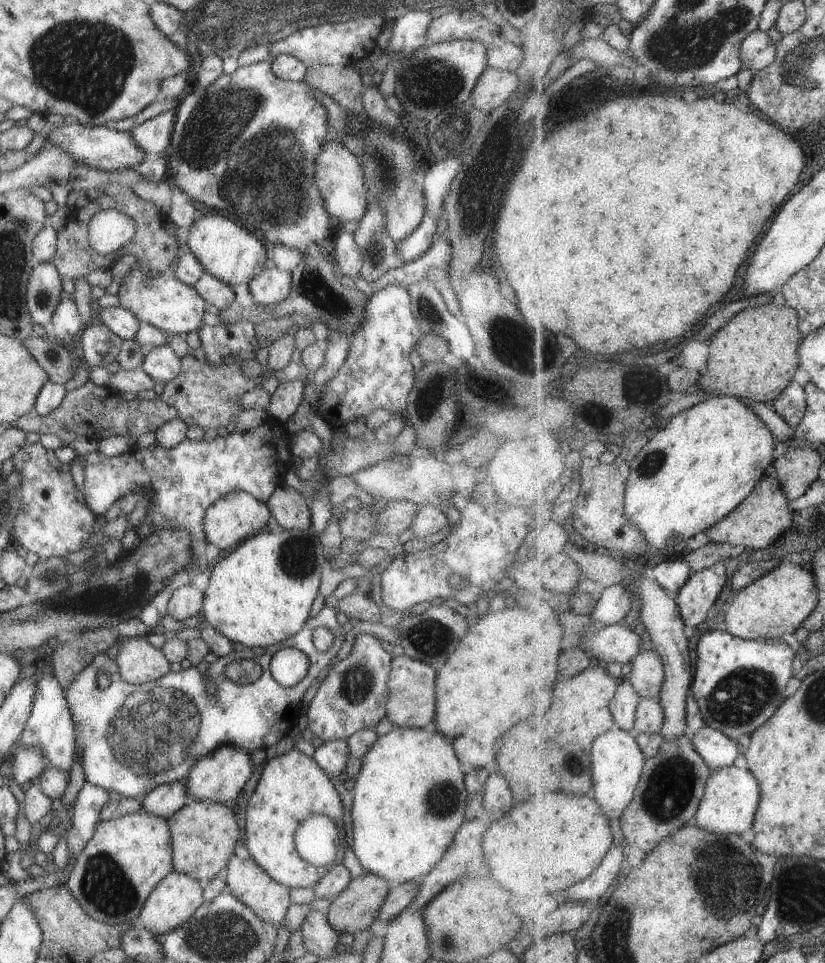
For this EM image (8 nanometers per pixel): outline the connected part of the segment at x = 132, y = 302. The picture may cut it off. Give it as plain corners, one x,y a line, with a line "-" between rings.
132,267
113,287
118,305
131,312
139,323
144,322
166,334
181,337
197,331
203,324
201,316
205,310
204,300
192,286
187,286
175,277
165,280
161,274
147,274
143,268

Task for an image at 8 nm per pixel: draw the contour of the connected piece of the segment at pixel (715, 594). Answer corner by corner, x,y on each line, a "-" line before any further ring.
723,561
704,571
693,572
687,584
675,596
680,615
687,626
695,628
707,620
727,582
729,576

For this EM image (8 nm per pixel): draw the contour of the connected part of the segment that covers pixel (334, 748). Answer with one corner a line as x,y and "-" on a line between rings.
343,739
332,741
323,741
323,743
314,748
311,758
313,762
326,772
328,777
343,776
348,759
348,748

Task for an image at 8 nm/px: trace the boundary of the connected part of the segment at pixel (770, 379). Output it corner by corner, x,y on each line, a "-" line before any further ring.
767,305
744,308
709,340
706,373
700,375
697,387
708,395
737,395
751,402
771,402
793,382
799,370
799,313
790,305

